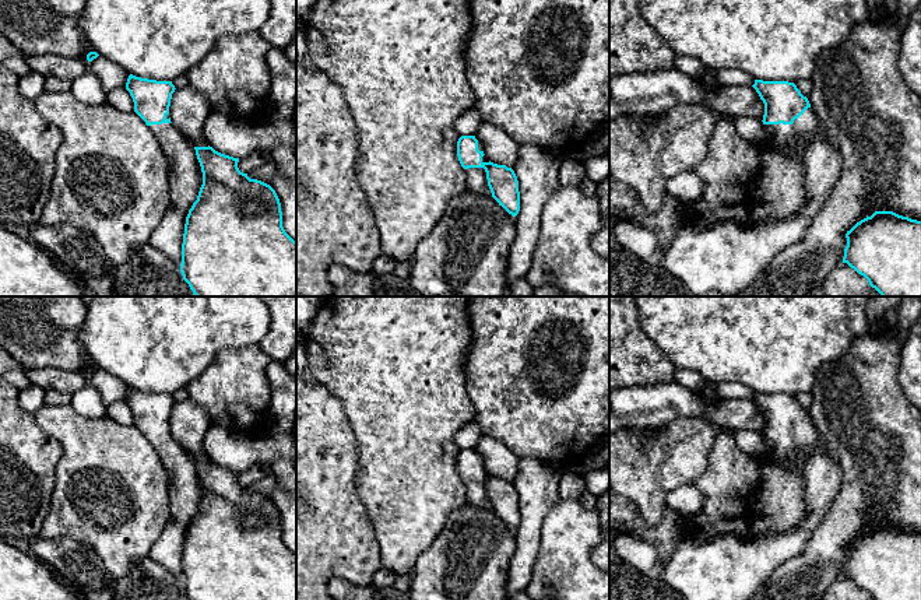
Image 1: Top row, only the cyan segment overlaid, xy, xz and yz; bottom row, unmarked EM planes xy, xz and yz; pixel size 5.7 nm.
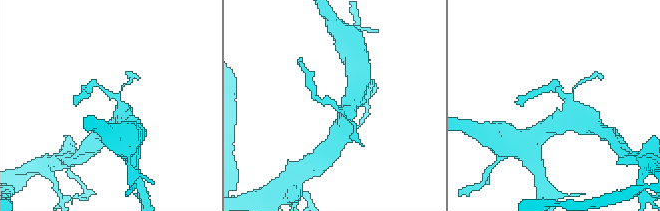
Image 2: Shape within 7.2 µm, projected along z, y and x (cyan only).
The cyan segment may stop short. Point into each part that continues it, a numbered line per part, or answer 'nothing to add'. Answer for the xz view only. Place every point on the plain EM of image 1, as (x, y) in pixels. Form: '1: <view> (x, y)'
1: xz (477, 494)

